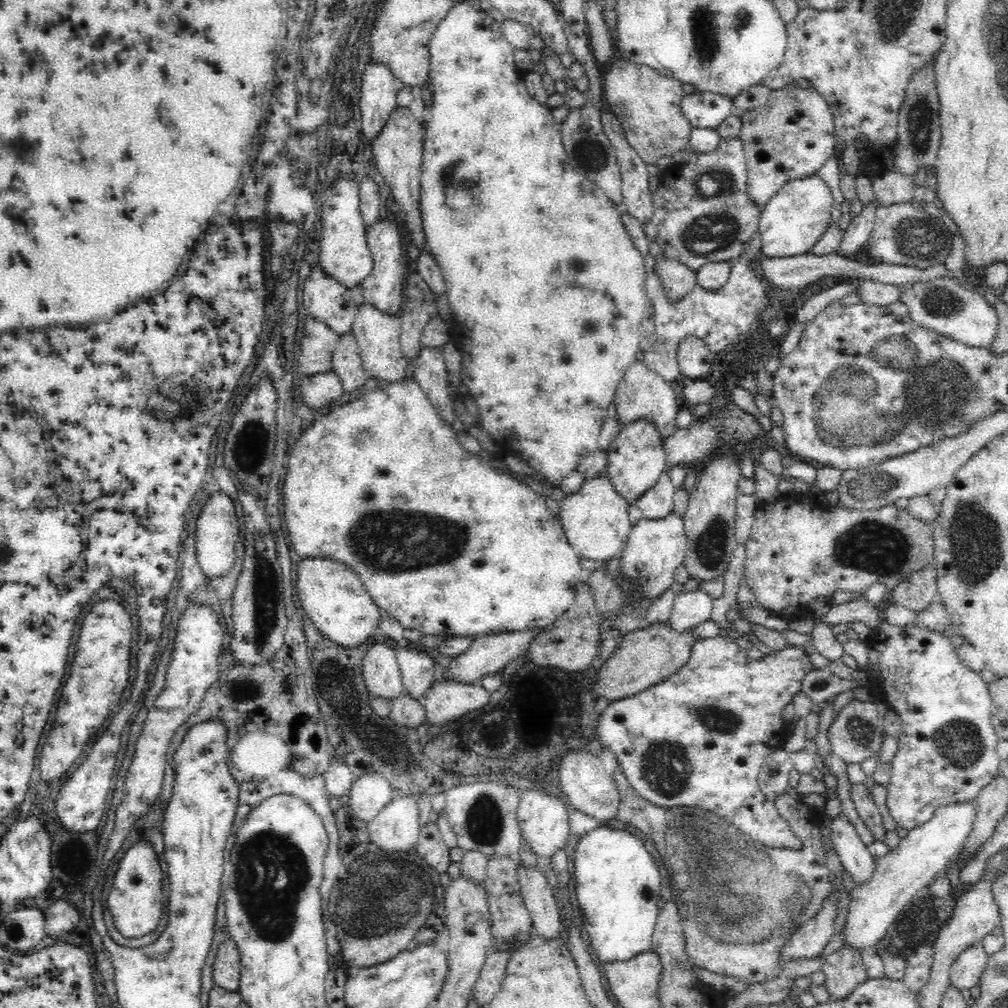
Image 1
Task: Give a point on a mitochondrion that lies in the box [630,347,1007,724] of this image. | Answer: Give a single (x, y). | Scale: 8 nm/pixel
(975, 541)

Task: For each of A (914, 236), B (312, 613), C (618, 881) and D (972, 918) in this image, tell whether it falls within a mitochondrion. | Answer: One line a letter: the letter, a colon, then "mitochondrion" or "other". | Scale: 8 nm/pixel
A: mitochondrion
B: other
C: other
D: other

